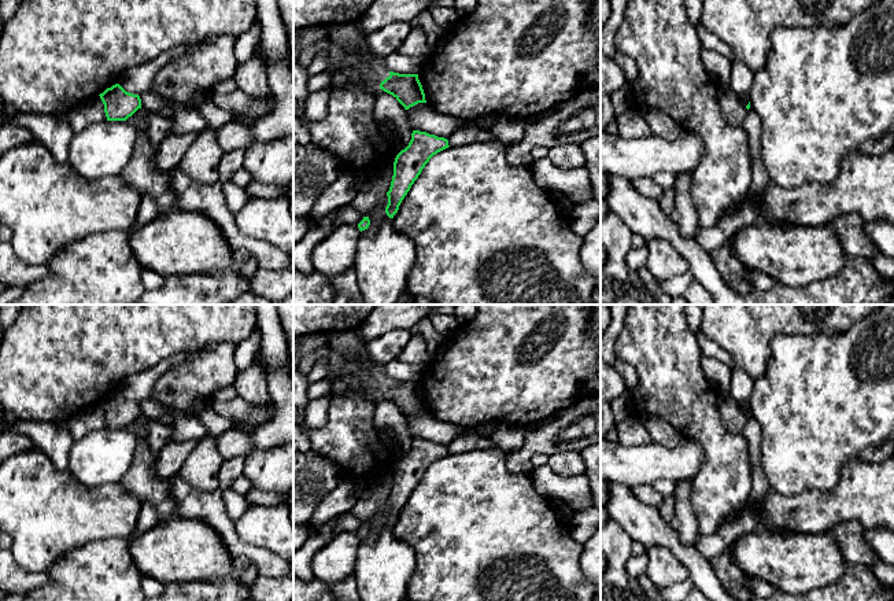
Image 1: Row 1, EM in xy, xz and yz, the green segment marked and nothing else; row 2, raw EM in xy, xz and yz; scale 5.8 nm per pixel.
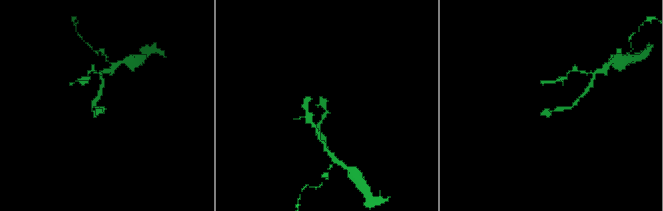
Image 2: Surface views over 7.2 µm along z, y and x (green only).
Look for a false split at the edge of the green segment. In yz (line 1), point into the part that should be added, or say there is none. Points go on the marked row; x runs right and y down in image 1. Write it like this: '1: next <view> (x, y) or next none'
1: next none

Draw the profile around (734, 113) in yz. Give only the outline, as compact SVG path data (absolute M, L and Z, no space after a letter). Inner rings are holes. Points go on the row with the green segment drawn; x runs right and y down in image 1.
M729 85L717 86L717 102L725 122L743 129L747 108L739 102L738 93L735 93Z

